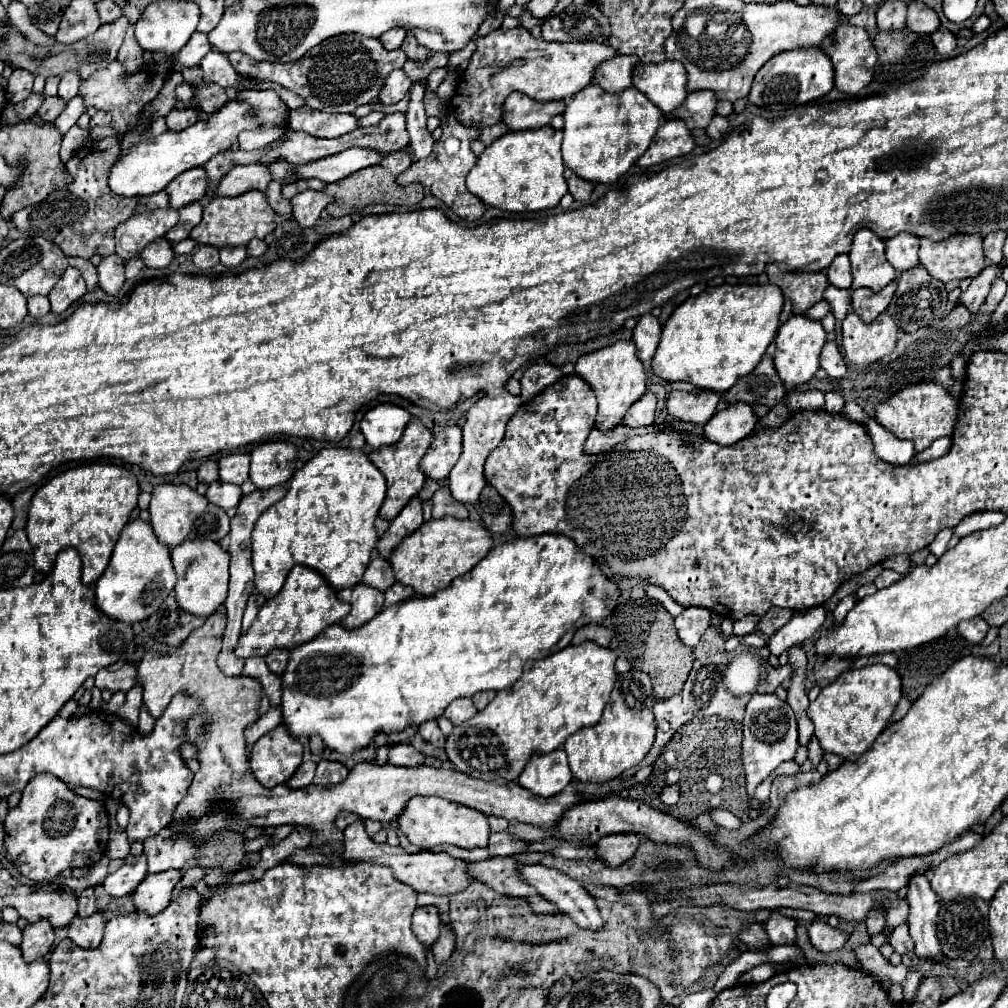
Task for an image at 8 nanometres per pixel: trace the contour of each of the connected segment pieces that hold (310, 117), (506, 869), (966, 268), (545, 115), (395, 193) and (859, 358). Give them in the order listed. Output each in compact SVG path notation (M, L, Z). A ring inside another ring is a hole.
M308 105L300 109L292 109L288 113L288 127L296 131L306 131L312 137L334 139L352 129L356 129L356 119L352 115L334 115L316 111Z
M514 855L514 857L492 857L486 861L472 863L472 871L476 871L476 879L480 879L488 887L492 887L496 893L526 899L534 913L542 913L542 915L558 913L558 907L554 903L546 901L532 885L524 883L518 877L516 859L518 859L518 855Z
M954 235L942 241L920 239L920 265L938 281L976 277L984 267L980 235Z
M512 93L504 103L504 123L516 129L536 129L550 125L552 117L564 113L564 101L534 101L524 93Z
M406 151L400 153L388 153L384 157L384 163L380 167L370 167L364 171L358 171L356 175L350 175L348 179L340 179L340 183L326 185L322 191L330 197L334 197L334 213L332 217L344 217L350 213L356 213L358 209L372 205L372 203L388 203L388 205L414 205L420 203L424 197L424 187L422 185L398 185L396 177L404 173L412 165L412 157Z
M848 313L842 321L842 349L856 367L866 367L886 357L896 347L896 335L898 327L888 313L882 313L868 325L856 313Z

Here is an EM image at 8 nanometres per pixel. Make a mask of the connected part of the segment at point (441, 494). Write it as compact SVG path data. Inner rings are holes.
M442 487L432 497L432 517L442 519L446 515L452 515L456 519L468 519L468 509L456 499L452 499L452 493L448 487Z

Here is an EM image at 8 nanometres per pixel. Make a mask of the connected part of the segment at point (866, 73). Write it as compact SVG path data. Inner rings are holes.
M840 23L840 27L836 27L832 31L832 35L822 39L820 47L834 63L836 89L854 95L854 93L858 93L860 89L864 89L872 81L874 65L876 65L876 49L872 45L872 39L868 37L868 33L862 27L854 27L850 23Z

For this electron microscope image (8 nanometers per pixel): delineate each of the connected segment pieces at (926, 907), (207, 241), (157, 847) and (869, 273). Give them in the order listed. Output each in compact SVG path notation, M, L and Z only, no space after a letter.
M914 873L910 877L906 899L910 905L908 925L910 937L916 943L916 955L922 959L942 957L940 943L936 939L936 915L940 909L940 899L926 875Z
M248 191L240 197L214 197L202 213L202 221L190 231L190 239L202 245L212 247L238 247L246 245L250 239L260 237L264 239L268 233L276 229L274 225L274 211L266 201L266 195L262 191Z
M164 833L144 839L144 853L148 857L148 873L162 873L168 869L182 869L182 865L198 855L198 847L188 837L166 839Z
M860 229L854 235L850 261L854 273L852 289L868 287L878 293L898 277L896 269L886 261L884 241L870 229Z

